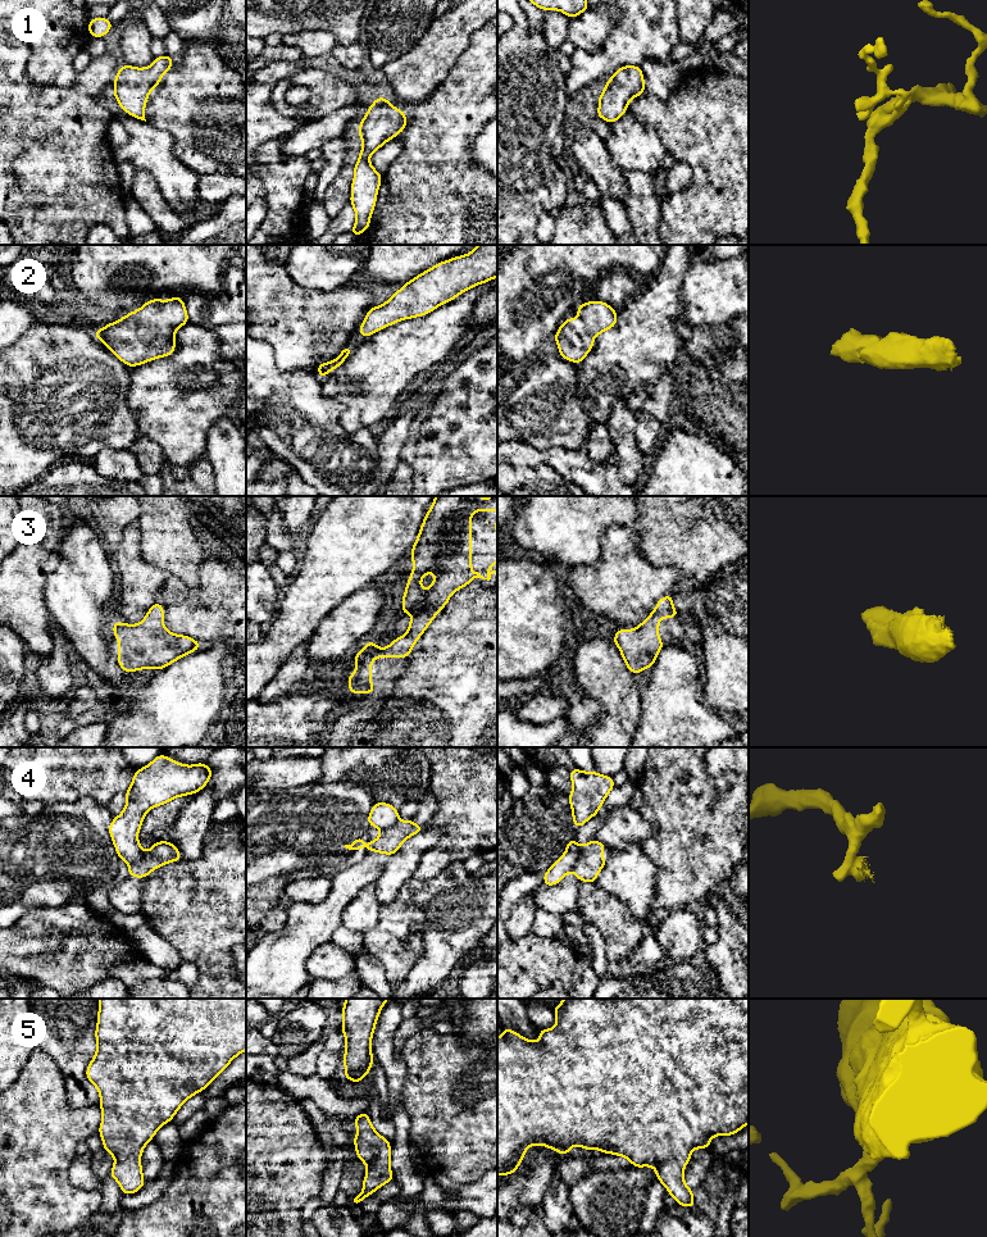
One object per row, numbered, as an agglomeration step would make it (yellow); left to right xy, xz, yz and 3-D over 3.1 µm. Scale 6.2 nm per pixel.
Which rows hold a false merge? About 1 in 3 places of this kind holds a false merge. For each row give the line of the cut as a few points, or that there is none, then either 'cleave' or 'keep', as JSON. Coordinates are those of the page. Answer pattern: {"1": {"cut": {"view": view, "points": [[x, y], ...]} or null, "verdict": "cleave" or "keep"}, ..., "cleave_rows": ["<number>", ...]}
{"1": {"cut": null, "verdict": "keep"}, "2": {"cut": null, "verdict": "keep"}, "3": {"cut": null, "verdict": "keep"}, "4": {"cut": {"view": "yz", "points": [[581, 846], [578, 858], [571, 871]]}, "verdict": "cleave"}, "5": {"cut": null, "verdict": "keep"}, "cleave_rows": ["4"]}

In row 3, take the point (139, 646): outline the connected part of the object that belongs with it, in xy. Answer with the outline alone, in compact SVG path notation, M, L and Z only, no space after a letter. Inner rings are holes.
M155 602L138 624L115 620L113 633L118 640L118 665L126 672L164 669L197 649L201 643L185 635L169 632L163 623L164 608Z

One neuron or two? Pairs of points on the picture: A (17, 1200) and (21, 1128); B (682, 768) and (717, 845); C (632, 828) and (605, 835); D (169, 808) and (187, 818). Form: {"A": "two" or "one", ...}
{"A": "one", "B": "one", "C": "one", "D": "two"}

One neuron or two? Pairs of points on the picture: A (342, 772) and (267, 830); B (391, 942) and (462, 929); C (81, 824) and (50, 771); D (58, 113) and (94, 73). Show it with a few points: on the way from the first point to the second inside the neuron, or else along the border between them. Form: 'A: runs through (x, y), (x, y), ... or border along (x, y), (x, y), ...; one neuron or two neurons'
A: border along (318, 782), (358, 783); two neurons
B: border along (428, 906), (423, 932), (423, 953), (413, 964); two neurons
C: border along (99, 803), (81, 797), (44, 806); two neurons
D: border along (72, 89), (91, 96); two neurons

